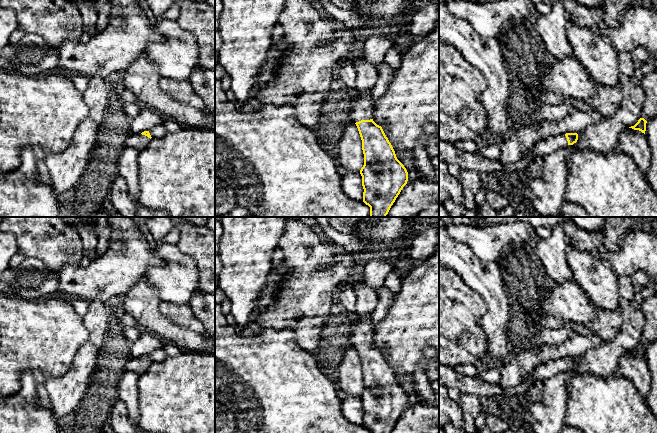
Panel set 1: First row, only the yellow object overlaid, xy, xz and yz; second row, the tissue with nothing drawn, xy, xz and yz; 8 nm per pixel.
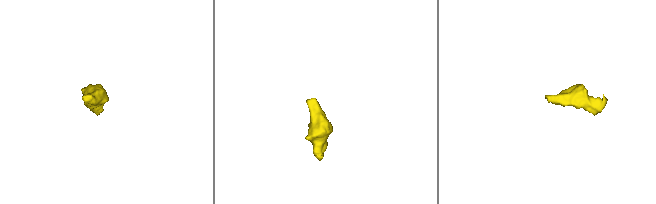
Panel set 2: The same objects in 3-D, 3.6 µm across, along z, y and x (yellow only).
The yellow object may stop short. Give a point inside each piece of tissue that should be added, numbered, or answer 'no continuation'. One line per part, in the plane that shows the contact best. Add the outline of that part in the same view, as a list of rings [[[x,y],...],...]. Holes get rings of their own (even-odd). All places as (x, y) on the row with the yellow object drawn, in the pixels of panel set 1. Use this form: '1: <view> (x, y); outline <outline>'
1: xz (364, 107); outline [[[370,92],[357,93],[351,112],[353,122],[373,119],[375,104]]]

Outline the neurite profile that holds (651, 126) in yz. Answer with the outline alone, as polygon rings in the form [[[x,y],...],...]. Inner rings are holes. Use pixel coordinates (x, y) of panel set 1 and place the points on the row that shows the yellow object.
[[[657,117],[647,120],[645,136],[651,152],[651,166],[645,177],[657,192]]]

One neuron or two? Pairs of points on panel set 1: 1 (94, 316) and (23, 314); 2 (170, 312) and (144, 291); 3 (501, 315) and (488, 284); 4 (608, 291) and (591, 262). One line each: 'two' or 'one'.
1: two
2: two
3: one
4: one

